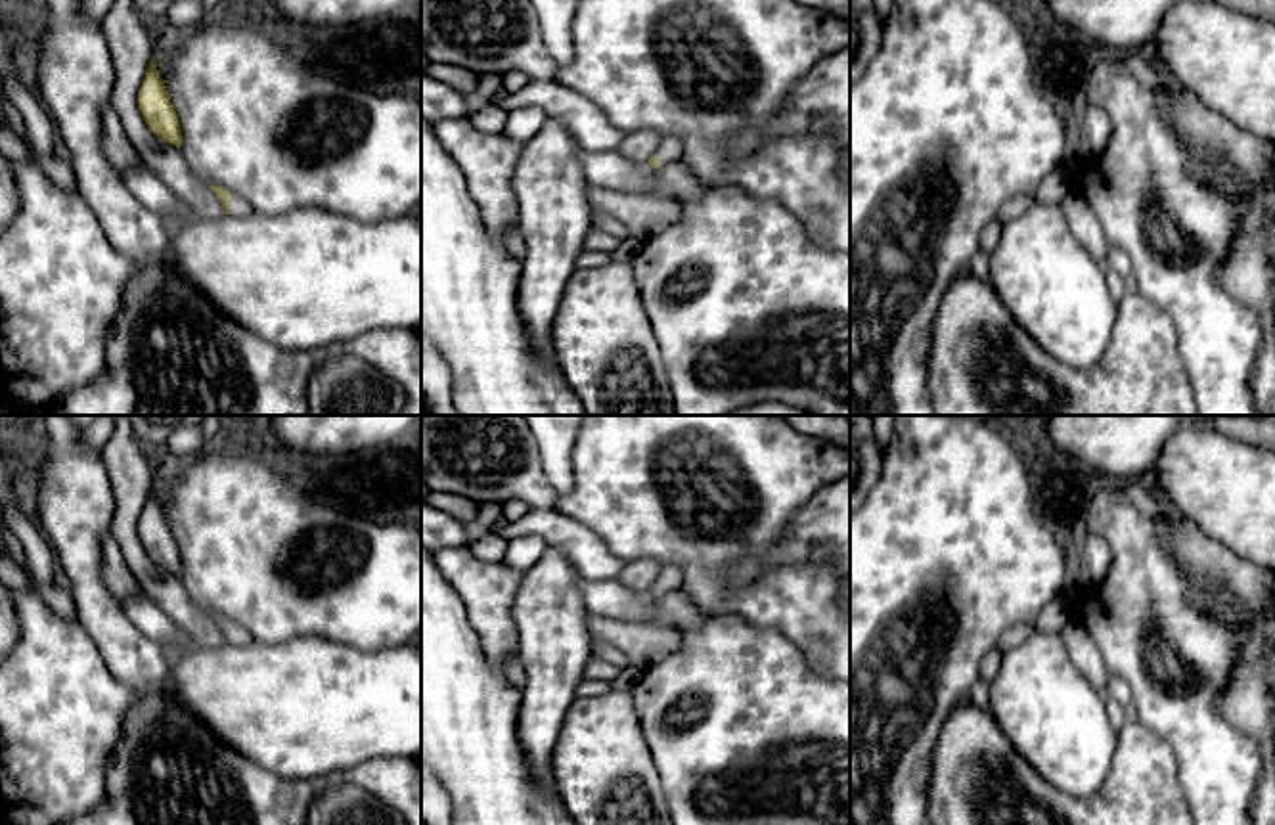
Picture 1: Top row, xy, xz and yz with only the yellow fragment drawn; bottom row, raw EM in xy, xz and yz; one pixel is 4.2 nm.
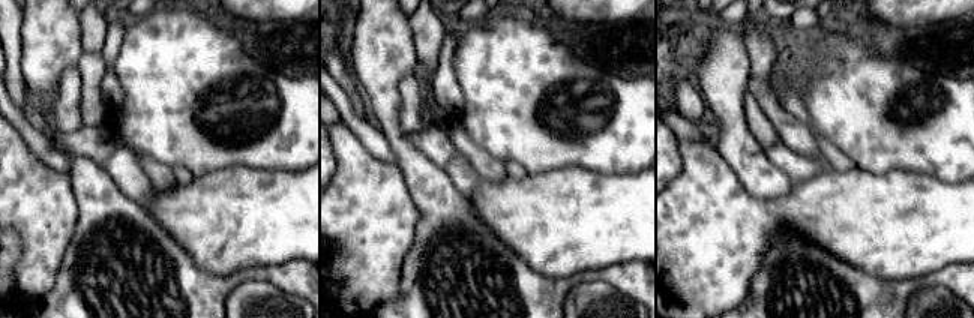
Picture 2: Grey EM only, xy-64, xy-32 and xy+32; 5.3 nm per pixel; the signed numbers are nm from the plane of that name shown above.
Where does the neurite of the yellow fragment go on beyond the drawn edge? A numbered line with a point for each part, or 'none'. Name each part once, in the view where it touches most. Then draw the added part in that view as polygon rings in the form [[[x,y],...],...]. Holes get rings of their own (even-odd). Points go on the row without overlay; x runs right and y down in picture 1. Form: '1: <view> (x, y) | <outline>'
1: xy (238, 634) | [[[230,622],[230,645],[241,647],[253,641],[253,635],[239,626],[237,622]]]

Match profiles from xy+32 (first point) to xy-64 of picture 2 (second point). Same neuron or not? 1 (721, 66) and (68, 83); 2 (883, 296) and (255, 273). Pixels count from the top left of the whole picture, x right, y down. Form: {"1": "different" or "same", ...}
{"1": "different", "2": "same"}

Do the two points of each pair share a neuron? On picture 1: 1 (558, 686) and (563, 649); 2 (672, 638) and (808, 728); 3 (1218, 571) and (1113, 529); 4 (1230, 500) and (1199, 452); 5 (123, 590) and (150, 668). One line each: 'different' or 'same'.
1: same
2: different
3: different
4: same
5: different

